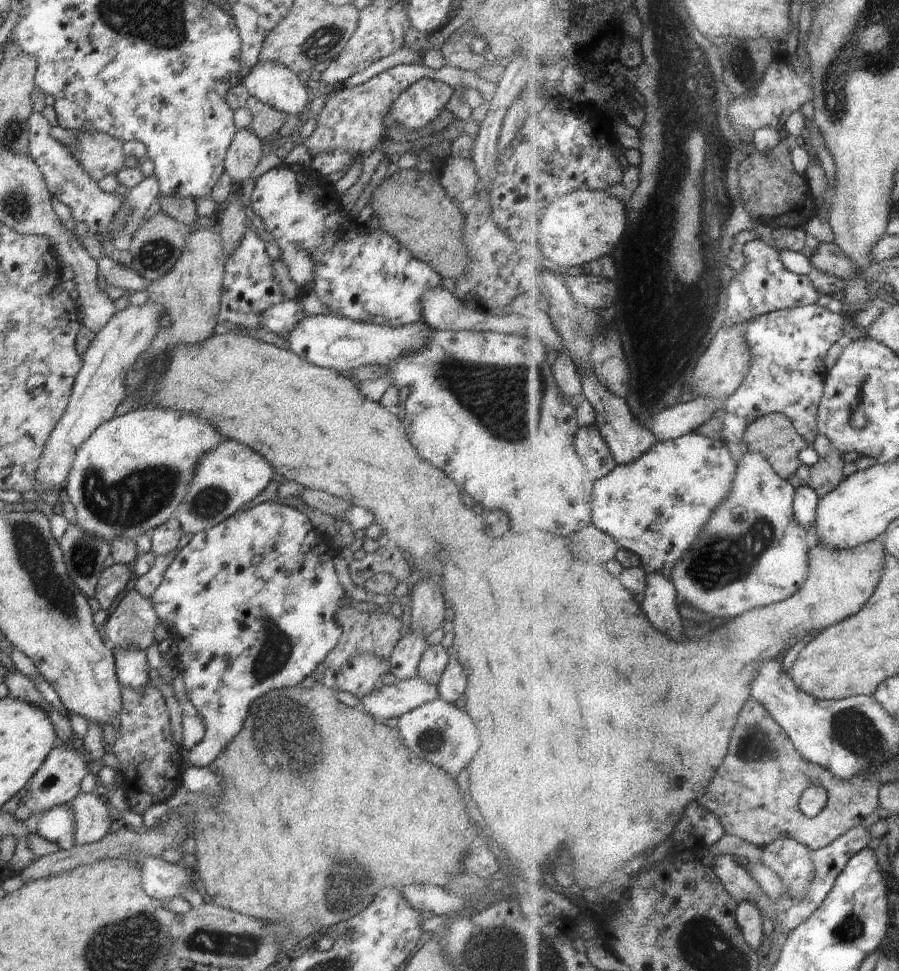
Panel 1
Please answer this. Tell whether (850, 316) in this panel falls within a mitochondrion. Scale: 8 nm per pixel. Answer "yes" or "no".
no

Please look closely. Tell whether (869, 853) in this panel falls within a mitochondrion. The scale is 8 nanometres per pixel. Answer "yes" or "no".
no

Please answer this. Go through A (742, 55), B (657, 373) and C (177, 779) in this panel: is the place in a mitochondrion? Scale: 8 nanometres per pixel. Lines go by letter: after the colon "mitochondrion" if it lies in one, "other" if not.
A: mitochondrion
B: mitochondrion
C: other

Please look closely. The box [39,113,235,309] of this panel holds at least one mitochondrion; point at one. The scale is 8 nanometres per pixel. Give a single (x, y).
(157, 254)

